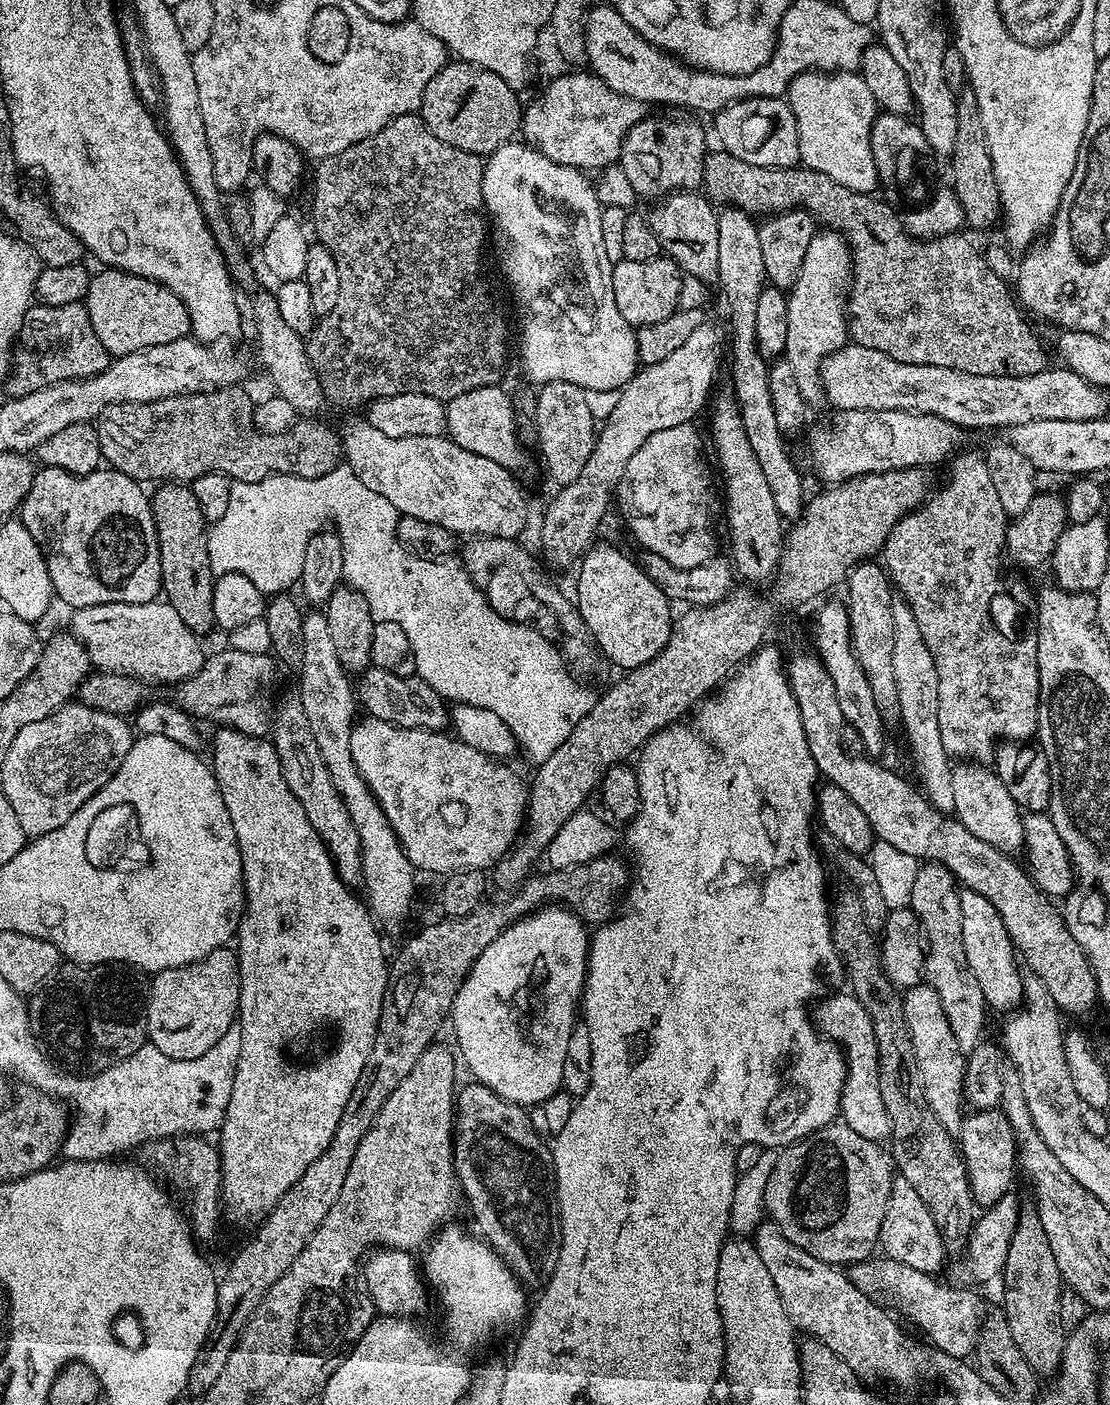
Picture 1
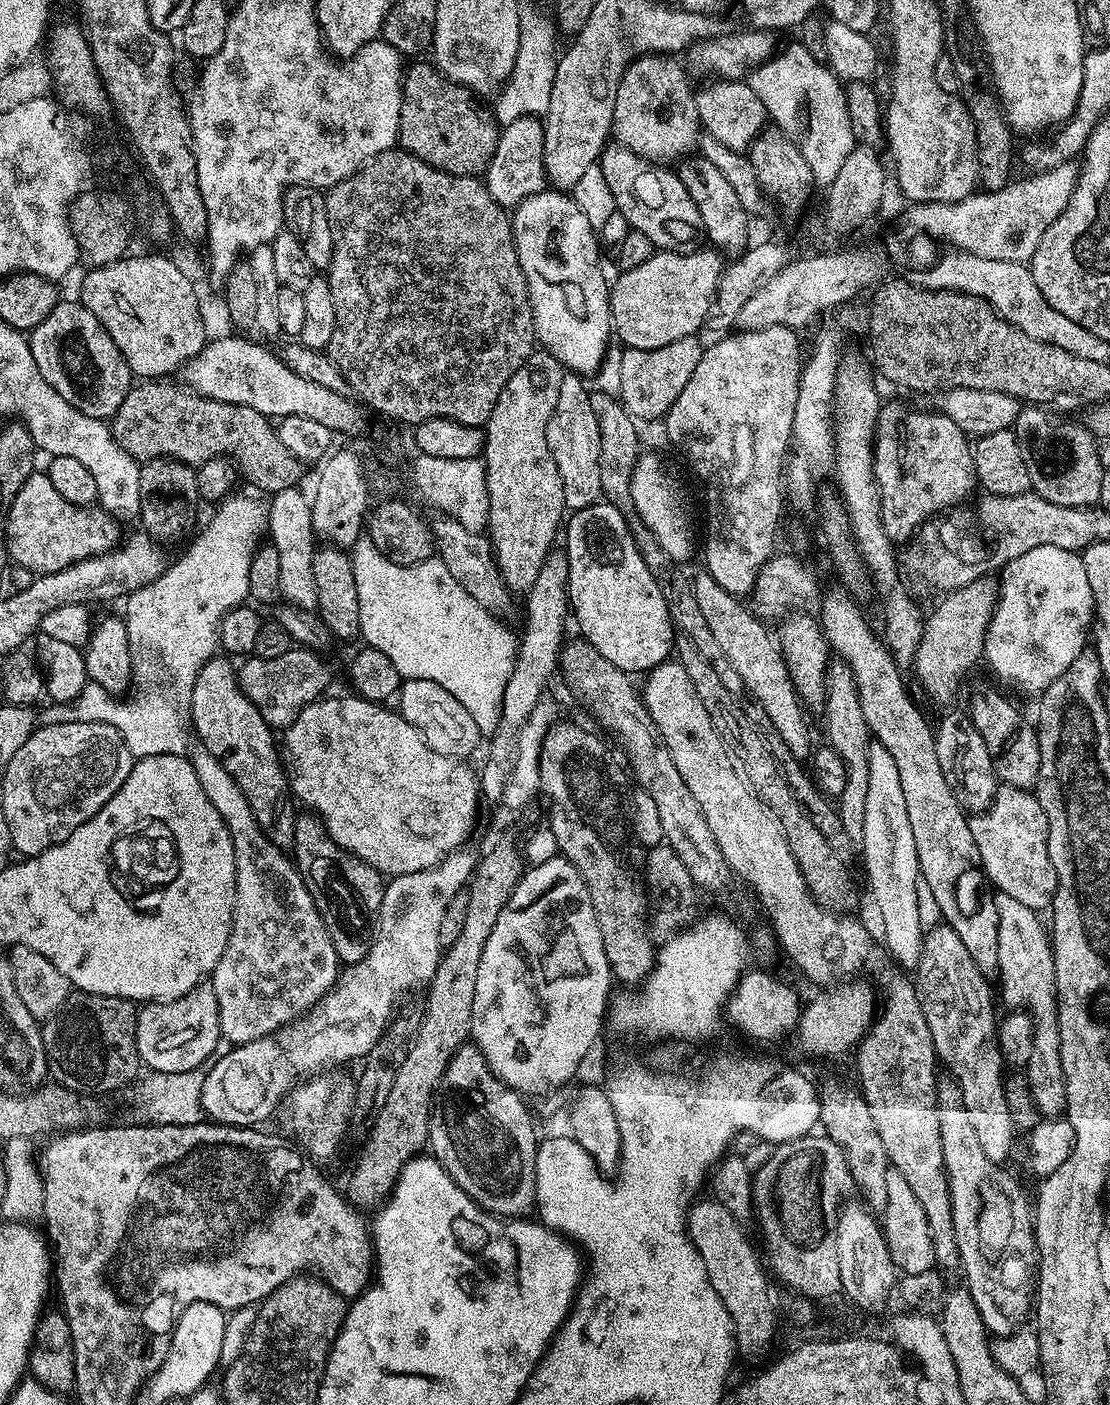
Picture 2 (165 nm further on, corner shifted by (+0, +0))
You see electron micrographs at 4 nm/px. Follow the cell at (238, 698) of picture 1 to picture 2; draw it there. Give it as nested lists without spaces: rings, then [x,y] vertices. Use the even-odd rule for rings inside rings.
[[[294,646],[278,658],[253,655],[239,665],[240,688],[246,698],[258,706],[258,714],[262,714],[269,728],[283,730],[291,726],[307,704],[313,704],[329,691],[327,688],[332,684],[332,668],[324,659],[321,653],[303,646]]]

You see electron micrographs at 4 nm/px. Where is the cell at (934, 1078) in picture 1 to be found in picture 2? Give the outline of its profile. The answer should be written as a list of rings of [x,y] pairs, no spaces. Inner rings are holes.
[[[951,1078],[941,1079],[936,1085],[938,1106],[938,1134],[942,1134],[942,1162],[950,1186],[950,1206],[954,1214],[954,1238],[958,1242],[959,1267],[964,1268],[968,1293],[982,1314],[982,1322],[995,1337],[1011,1336],[1021,1331],[1024,1319],[1029,1319],[1034,1308],[1034,1281],[1038,1267],[1034,1208],[1024,1188],[1007,1172],[1007,1167],[990,1162],[978,1142],[970,1110],[962,1102],[960,1085]]]

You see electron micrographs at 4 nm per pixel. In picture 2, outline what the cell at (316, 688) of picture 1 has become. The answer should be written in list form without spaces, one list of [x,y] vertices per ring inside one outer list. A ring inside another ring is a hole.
[[[299,487],[287,488],[281,492],[275,493],[271,497],[272,504],[267,505],[268,510],[268,526],[267,535],[270,537],[270,543],[274,546],[274,550],[278,550],[278,559],[281,568],[281,597],[287,603],[298,606],[302,610],[310,610],[316,612],[318,606],[318,589],[314,583],[314,554],[318,547],[318,537],[316,531],[312,529],[312,506],[307,495],[300,493]]]

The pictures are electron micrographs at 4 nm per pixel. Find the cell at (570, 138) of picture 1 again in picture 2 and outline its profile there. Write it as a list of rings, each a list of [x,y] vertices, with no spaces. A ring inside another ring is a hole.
[[[523,116],[500,128],[500,137],[498,138],[498,146],[494,150],[494,158],[488,163],[486,183],[494,202],[498,202],[500,207],[505,210],[515,209],[516,205],[523,202],[526,197],[533,196],[545,187],[544,125],[537,117]]]

